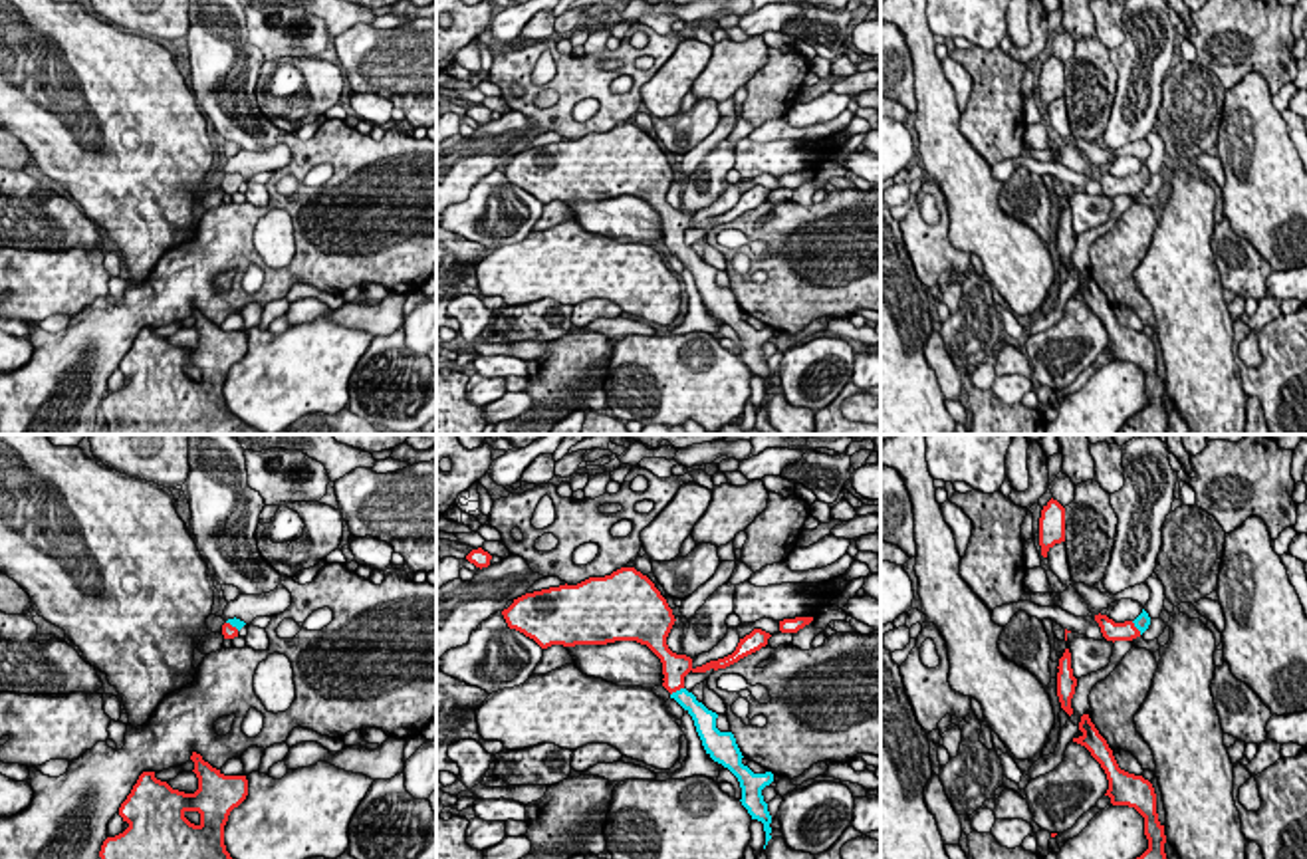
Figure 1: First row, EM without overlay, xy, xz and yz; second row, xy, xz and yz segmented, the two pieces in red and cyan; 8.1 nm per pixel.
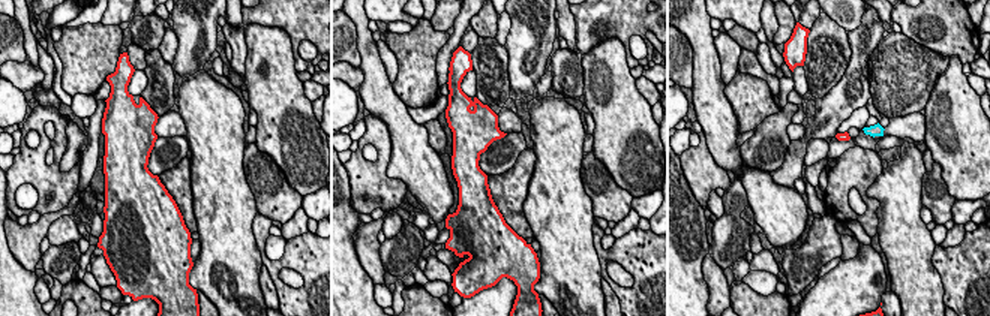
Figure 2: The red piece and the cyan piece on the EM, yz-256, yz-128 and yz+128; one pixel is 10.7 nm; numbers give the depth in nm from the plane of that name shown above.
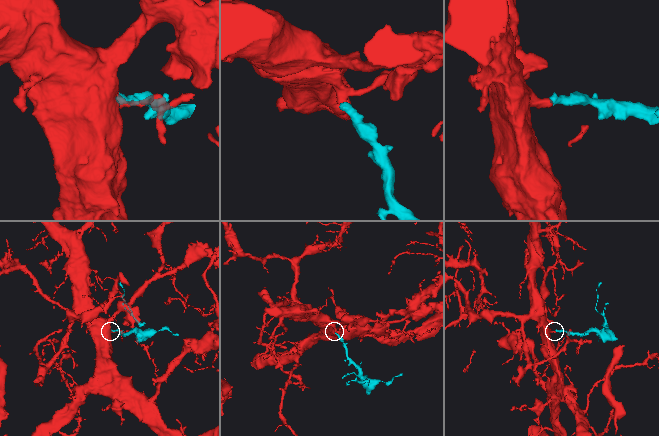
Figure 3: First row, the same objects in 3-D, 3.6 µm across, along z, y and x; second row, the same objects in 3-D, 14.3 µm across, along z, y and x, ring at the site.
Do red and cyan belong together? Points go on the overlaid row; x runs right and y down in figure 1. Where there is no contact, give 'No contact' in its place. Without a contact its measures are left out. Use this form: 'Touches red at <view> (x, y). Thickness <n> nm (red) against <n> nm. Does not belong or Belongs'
Touches red at xz (677, 689). Thickness 220 nm (red) against 140 nm. Belongs

